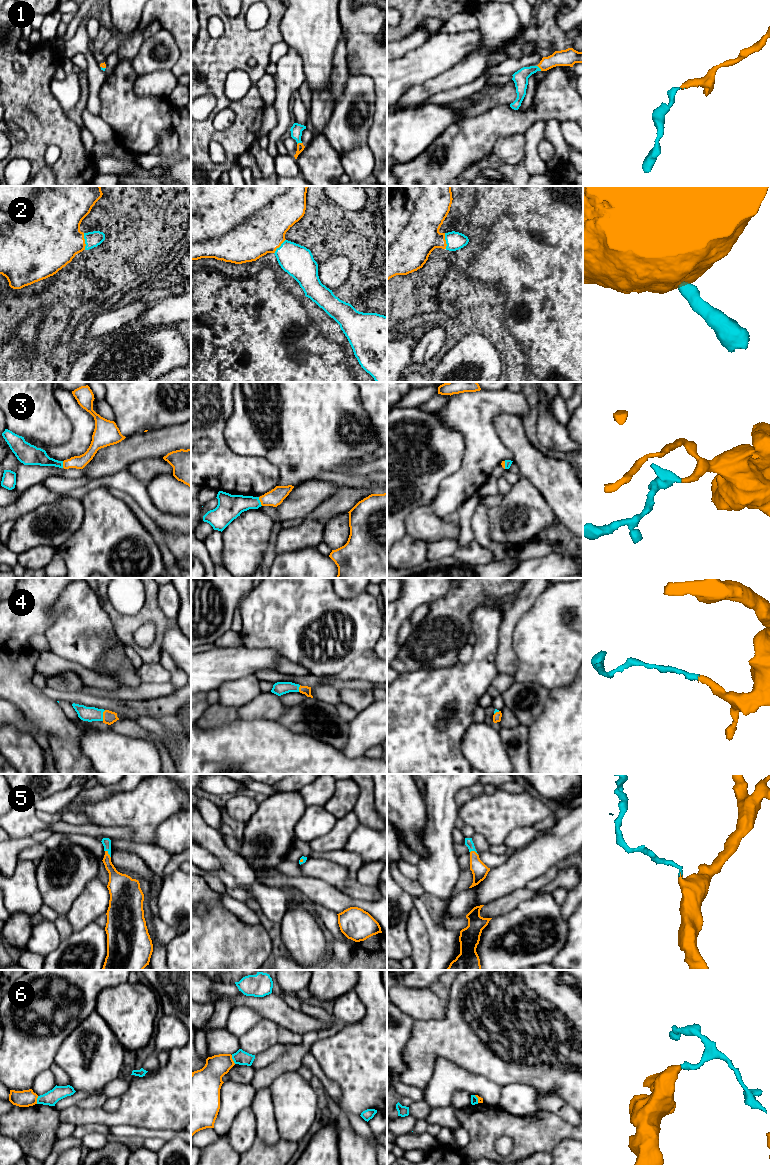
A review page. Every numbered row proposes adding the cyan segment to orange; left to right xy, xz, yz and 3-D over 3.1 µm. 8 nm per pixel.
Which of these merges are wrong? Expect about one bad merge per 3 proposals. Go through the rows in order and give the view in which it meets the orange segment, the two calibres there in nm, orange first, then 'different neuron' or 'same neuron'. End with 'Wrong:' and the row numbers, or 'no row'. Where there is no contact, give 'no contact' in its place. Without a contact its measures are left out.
1: yz | 140/120 nm | same neuron
2: xy | 440/130 nm | same neuron
3: xz | 140/190 nm | same neuron
4: xy | 110/120 nm | same neuron
5: xy | 170/70 nm | same neuron
6: xz | 200/120 nm | different neuron
Wrong: 6

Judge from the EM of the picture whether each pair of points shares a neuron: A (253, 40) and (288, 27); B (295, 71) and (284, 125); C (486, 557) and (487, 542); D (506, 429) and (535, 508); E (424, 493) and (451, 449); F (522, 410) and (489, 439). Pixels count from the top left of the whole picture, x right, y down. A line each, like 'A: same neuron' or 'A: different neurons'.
A: different neurons
B: same neuron
C: different neurons
D: different neurons
E: same neuron
F: same neuron

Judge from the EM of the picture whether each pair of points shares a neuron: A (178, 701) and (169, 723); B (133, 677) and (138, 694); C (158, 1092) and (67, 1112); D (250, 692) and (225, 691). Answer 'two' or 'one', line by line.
A: two
B: two
C: one
D: one

